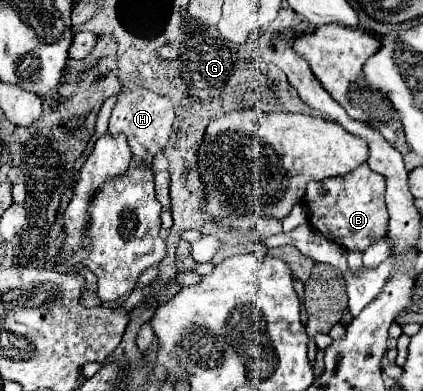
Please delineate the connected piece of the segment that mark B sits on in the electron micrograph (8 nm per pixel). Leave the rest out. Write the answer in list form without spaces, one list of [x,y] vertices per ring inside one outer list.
[[[368,164],[358,166],[342,178],[324,178],[308,184],[304,202],[310,212],[310,224],[322,232],[328,240],[344,246],[346,250],[364,250],[374,240],[382,238],[388,230],[386,212],[386,180],[382,174],[372,172]]]

